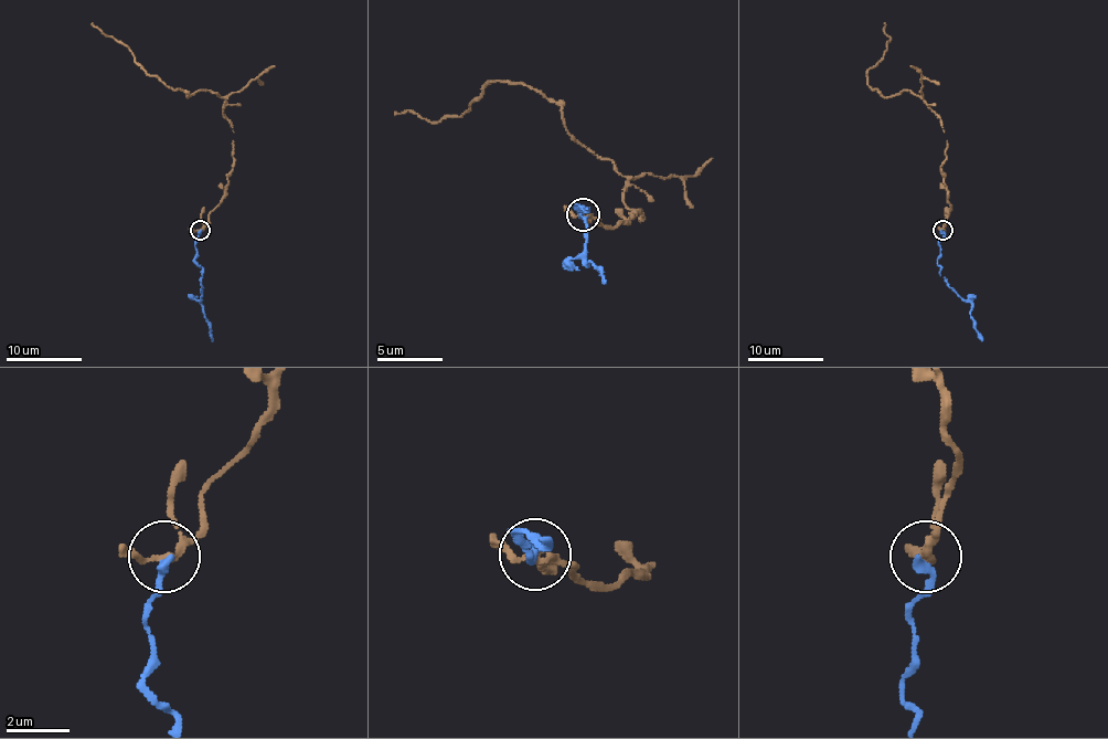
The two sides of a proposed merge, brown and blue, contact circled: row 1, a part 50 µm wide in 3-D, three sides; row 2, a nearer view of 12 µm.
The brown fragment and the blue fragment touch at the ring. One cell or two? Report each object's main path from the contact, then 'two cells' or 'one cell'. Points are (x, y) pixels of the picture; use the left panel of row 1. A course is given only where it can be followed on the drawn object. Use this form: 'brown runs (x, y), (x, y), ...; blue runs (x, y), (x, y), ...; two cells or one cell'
brown runs (200, 230), (232, 169), (224, 99), (202, 90), (189, 97), (166, 86), (92, 23); blue runs (200, 230), (194, 243), (202, 268), (202, 304), (213, 340); one cell

